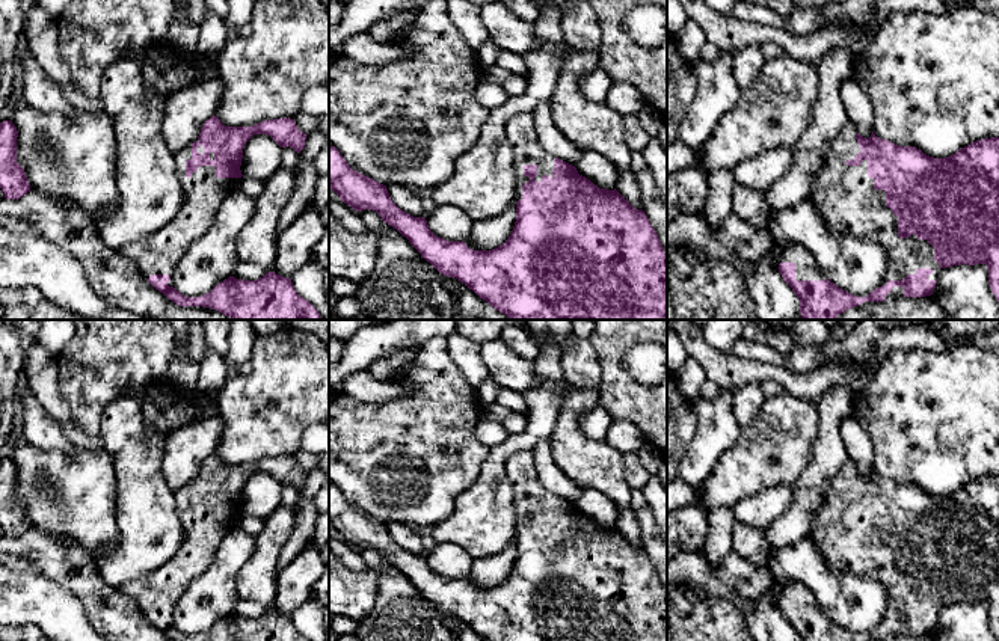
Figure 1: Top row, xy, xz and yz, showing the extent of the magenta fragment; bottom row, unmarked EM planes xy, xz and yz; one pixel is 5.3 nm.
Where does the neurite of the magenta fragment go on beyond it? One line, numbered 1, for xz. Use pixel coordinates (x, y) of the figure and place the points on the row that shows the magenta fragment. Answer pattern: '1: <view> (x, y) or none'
1: xz (521, 133)

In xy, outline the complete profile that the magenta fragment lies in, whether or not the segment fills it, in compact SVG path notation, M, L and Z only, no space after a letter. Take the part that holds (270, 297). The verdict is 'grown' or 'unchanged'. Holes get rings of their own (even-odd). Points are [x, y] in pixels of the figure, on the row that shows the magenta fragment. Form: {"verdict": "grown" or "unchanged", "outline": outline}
{"verdict": "grown", "outline": "M213 115L205 121L195 142L174 154L184 192L184 201L175 217L158 232L149 235L146 241L127 244L119 253L131 259L145 279L178 306L211 308L232 320L321 320L318 311L296 293L291 279L275 271L267 271L257 281L229 276L201 297L186 297L174 288L172 274L177 264L187 249L211 228L223 199L237 189L235 186L243 176L240 170L243 148L254 134L267 134L281 148L290 146L297 154L305 148L306 134L297 128L294 119L281 118L252 127L226 127Z"}

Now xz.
{"verdict": "grown", "outline": "M522 113L507 122L507 140L513 149L513 170L516 175L516 222L510 237L492 250L474 250L463 241L447 241L436 237L427 225L424 217L413 217L400 210L389 198L386 186L353 170L340 151L329 143L329 189L332 189L340 199L356 211L373 210L385 223L397 229L409 243L421 253L444 276L456 278L472 290L480 299L486 300L492 308L507 315L510 320L667 320L667 253L658 238L656 231L652 228L643 210L634 208L616 189L599 189L590 179L579 175L576 167L555 158L539 142L534 128L534 118L530 113Z"}

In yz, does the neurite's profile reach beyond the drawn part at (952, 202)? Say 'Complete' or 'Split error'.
Split error

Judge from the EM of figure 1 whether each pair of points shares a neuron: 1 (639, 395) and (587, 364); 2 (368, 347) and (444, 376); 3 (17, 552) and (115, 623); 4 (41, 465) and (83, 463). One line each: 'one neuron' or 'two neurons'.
1: two neurons
2: two neurons
3: one neuron
4: one neuron

